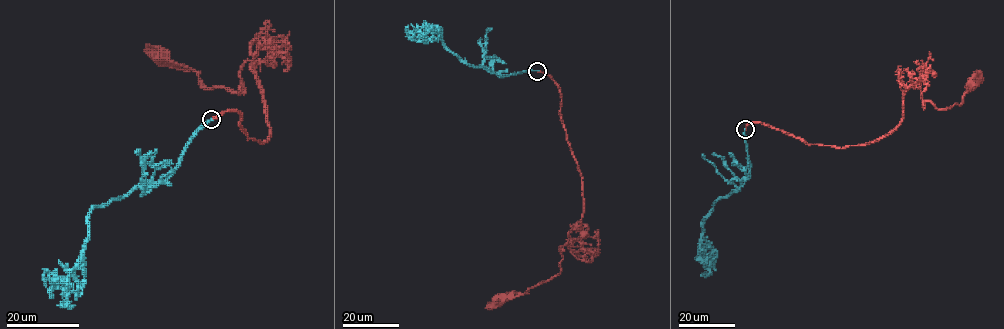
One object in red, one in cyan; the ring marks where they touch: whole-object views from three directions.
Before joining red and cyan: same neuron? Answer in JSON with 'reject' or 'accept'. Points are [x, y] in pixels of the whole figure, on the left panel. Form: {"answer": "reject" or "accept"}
{"answer": "accept"}

